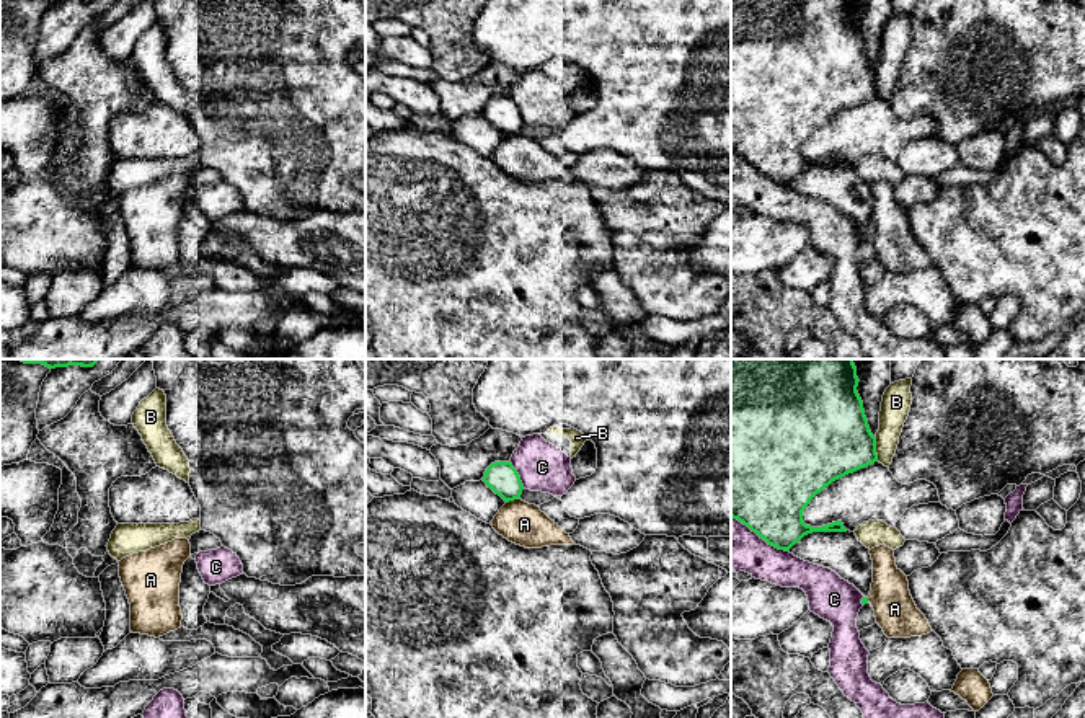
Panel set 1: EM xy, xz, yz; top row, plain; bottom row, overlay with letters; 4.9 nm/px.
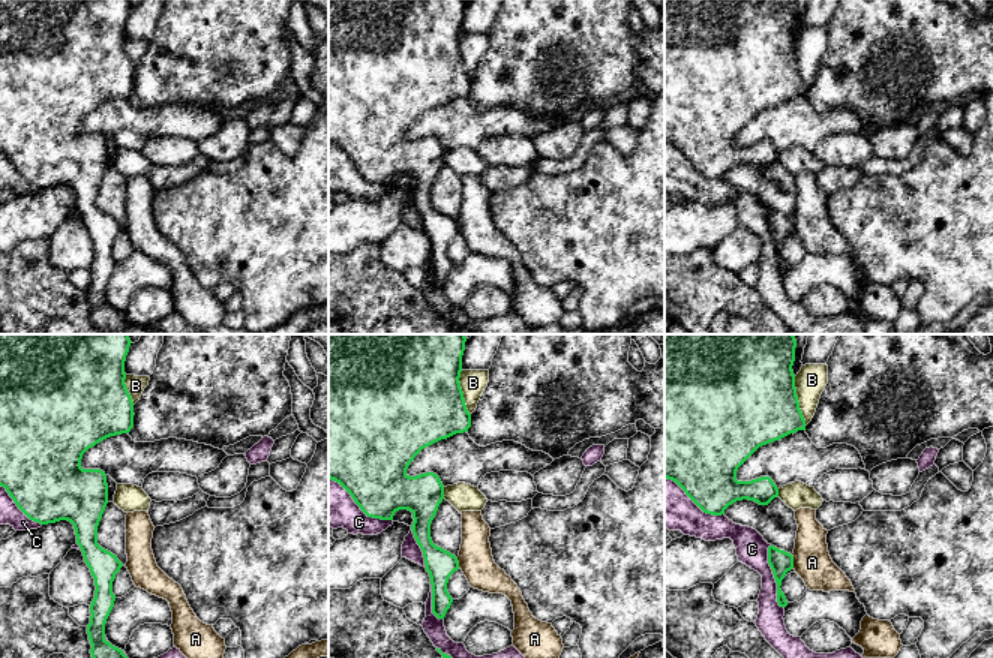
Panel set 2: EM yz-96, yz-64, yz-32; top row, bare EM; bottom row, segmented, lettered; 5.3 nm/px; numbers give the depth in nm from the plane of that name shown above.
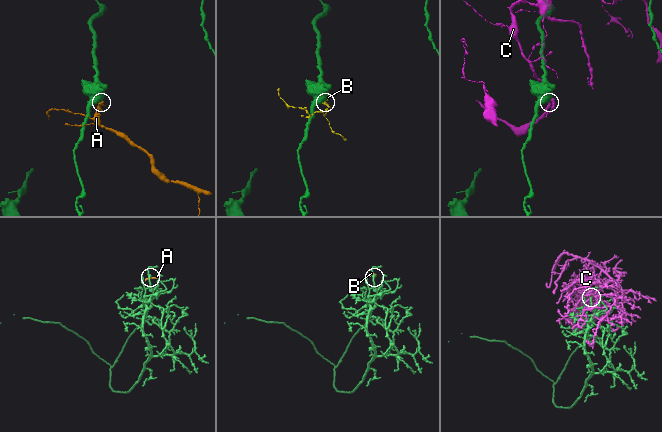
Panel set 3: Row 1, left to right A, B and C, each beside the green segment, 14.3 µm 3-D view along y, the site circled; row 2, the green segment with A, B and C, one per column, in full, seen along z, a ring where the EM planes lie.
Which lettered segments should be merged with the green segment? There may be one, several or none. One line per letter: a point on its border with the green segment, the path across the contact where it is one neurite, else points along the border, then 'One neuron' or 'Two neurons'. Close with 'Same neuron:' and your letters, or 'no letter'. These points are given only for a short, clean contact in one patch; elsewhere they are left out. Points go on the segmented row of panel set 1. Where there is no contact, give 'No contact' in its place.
A: Touches green at xz (511, 500). Boundary: xz (518, 498), (506, 503). Two neurons
B: Touches green at yz (875, 449). Two neurons
C: Touches green at yz (761, 537). Two neurons
Same neuron: no letter

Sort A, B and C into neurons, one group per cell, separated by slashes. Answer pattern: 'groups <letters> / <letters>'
groups A / B / C

